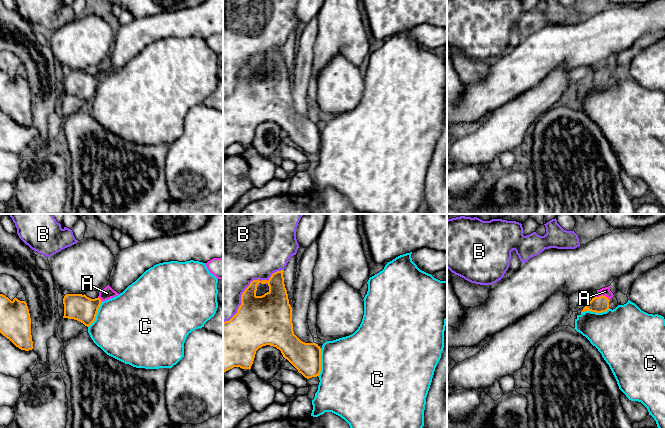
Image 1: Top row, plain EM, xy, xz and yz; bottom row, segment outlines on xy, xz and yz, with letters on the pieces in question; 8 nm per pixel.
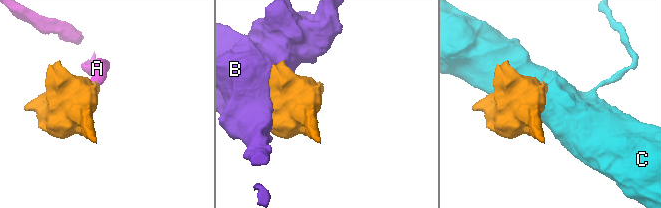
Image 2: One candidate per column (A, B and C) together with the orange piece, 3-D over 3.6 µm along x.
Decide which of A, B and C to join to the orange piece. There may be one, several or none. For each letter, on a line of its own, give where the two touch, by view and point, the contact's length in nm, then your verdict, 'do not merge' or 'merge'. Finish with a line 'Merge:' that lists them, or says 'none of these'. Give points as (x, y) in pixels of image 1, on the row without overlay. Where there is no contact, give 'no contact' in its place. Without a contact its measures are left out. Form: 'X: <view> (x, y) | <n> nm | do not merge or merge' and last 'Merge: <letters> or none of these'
A: yz (602, 71) | 120 nm | merge
B: xz (247, 63) | 650 nm | do not merge
C: xz (320, 138) | 240 nm | do not merge
Merge: A

